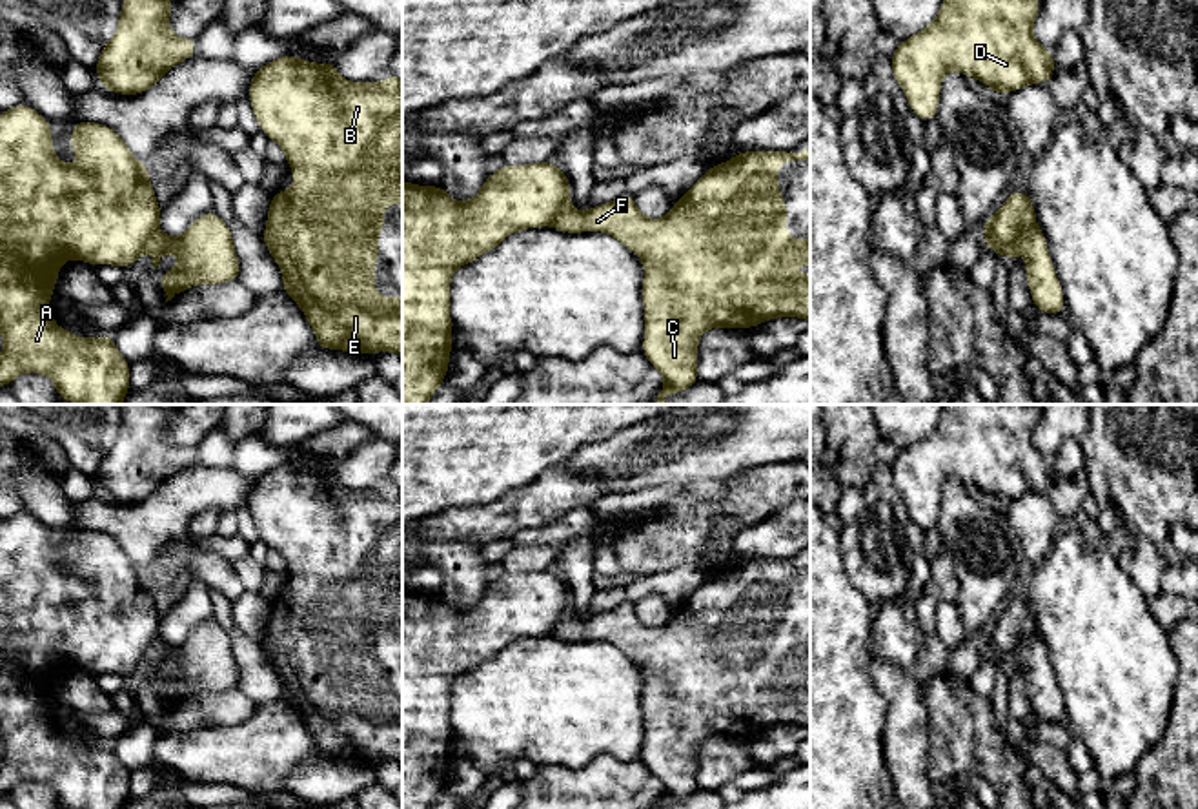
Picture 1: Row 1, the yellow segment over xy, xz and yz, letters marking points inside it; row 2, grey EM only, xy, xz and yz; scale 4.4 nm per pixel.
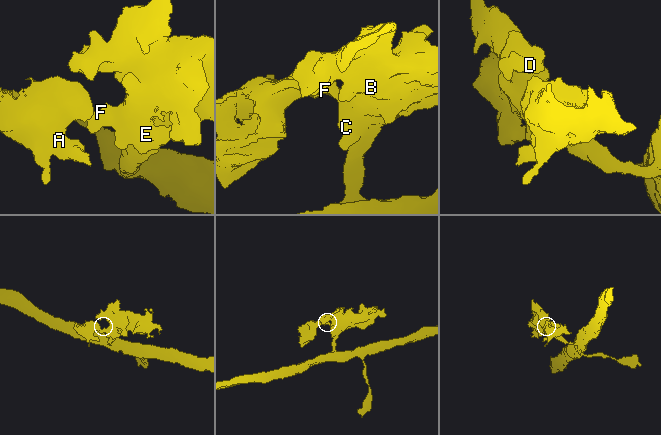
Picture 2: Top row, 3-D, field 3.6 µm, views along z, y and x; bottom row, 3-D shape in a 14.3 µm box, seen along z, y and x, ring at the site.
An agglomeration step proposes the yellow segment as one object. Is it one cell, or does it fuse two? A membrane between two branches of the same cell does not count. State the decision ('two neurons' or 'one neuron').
two neurons

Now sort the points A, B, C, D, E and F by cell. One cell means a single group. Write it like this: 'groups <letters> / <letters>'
groups A / B C D E F

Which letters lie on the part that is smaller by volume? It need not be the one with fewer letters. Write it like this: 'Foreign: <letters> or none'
Foreign: A

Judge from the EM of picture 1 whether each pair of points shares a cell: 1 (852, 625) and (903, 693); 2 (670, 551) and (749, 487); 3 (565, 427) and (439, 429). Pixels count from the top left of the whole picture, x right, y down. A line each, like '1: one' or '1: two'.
1: two
2: one
3: one

